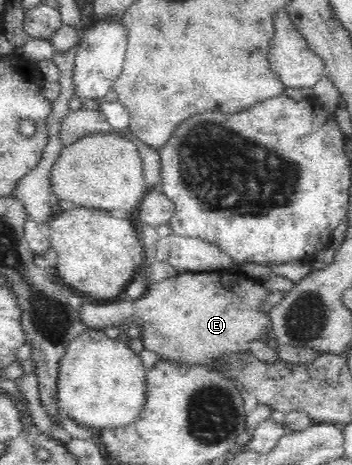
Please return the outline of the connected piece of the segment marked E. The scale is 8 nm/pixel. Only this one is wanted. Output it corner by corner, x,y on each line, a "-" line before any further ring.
180,272
161,283
150,283
139,299
106,304
83,302
77,317
91,330
135,325
141,329
144,349
154,351
159,358
209,365
228,377
217,364
225,352
248,351
252,339
270,336
269,314
261,310
267,295
269,291
262,289
258,280
242,272

